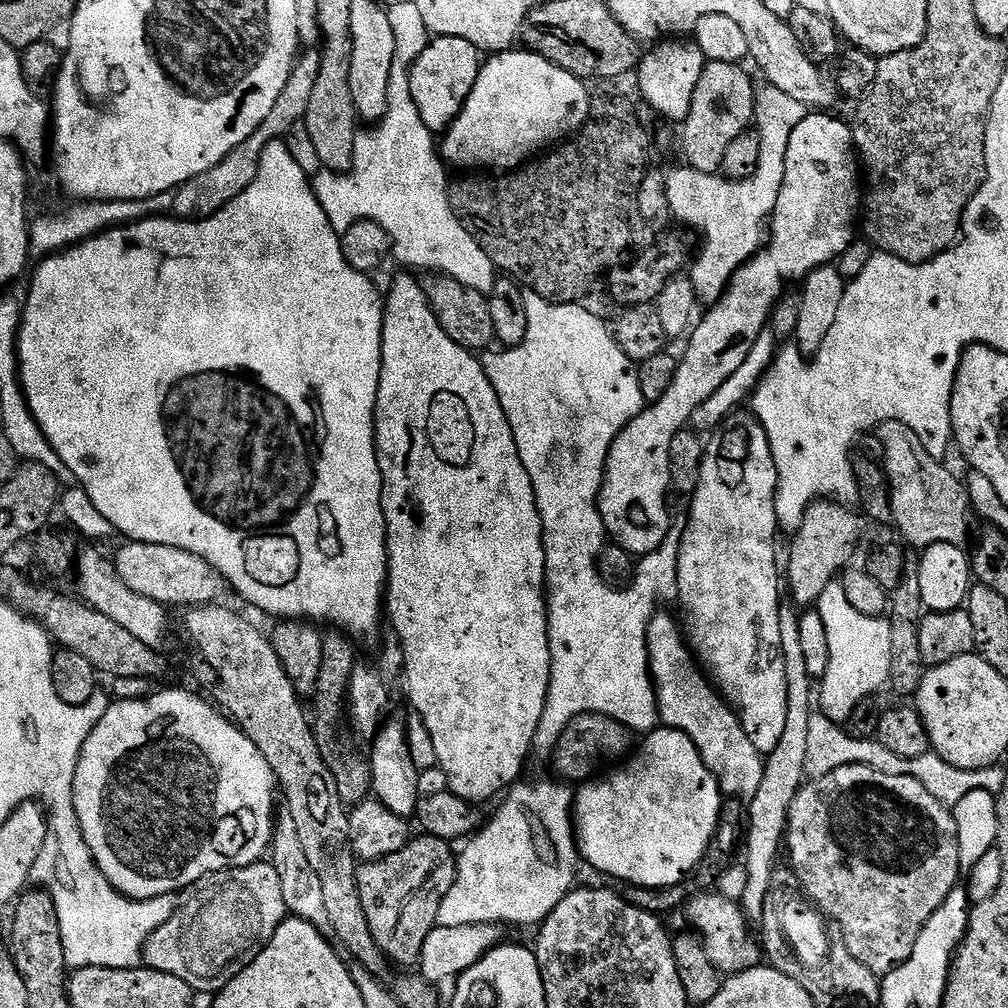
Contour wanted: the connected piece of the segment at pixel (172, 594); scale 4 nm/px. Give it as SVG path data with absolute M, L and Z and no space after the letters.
M133 540L114 556L116 572L138 594L150 598L156 604L171 606L199 606L214 604L226 592L226 581L210 562L190 550L178 550L174 546L162 546Z

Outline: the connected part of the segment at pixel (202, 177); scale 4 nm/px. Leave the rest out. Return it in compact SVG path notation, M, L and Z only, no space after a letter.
M305 47L299 53L296 63L292 65L290 78L286 78L286 86L283 88L282 94L278 94L278 102L274 102L274 106L270 109L270 114L266 114L262 126L258 126L258 130L254 130L254 134L250 134L250 138L246 138L246 142L242 142L242 146L230 150L230 154L226 154L226 158L222 158L222 162L218 162L218 166L210 166L210 170L206 170L206 174L198 174L175 189L176 197L172 212L179 219L205 220L218 214L218 210L222 210L231 200L238 198L238 194L242 194L242 190L246 190L246 186L250 186L250 182L254 182L254 178L258 174L262 150L266 150L266 146L270 146L270 142L287 137L295 124L303 121L306 110L310 106L314 86L318 83L318 70L322 70L319 47L307 48Z

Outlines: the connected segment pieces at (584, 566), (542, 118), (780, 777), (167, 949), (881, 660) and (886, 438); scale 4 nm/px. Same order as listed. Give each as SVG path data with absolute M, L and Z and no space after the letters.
M529 291L527 293L526 303L528 306L528 329L526 330L526 338L524 341L522 341L521 344L508 346L503 350L500 350L504 352L492 352L493 350L485 351L482 356L482 363L484 369L486 370L486 378L490 378L490 382L494 386L494 390L498 394L498 402L502 402L502 410L510 422L510 430L514 434L514 442L518 446L518 454L522 458L522 466L526 466L526 474L530 474L530 482L536 491L536 505L540 511L540 521L544 527L544 579L546 581L546 592L550 597L548 600L548 645L550 646L550 654L552 655L552 669L550 670L550 686L548 687L546 706L542 710L542 722L538 722L538 730L536 731L536 742L534 748L537 753L539 751L551 753L553 749L555 749L557 742L560 741L560 735L564 733L568 723L570 723L571 720L575 718L575 716L581 716L587 712L597 712L599 716L609 716L610 718L614 718L618 722L625 724L628 728L631 728L633 733L636 734L647 734L653 731L653 729L655 729L657 725L660 724L660 711L656 705L656 688L652 685L652 672L650 669L648 669L648 623L651 622L653 616L655 616L658 611L658 605L656 605L656 603L658 603L659 600L675 601L677 599L676 583L678 582L678 558L675 554L669 554L669 556L664 556L665 554L653 554L651 556L643 557L643 559L639 561L638 567L636 569L636 579L634 583L623 590L610 587L609 584L605 584L603 578L600 577L600 573L598 571L598 560L594 555L594 548L592 552L592 516L594 520L594 502L599 501L600 499L600 486L604 483L604 467L608 461L608 451L614 442L614 438L618 433L621 432L622 429L627 426L629 422L633 420L633 418L635 418L640 413L641 409L645 407L646 401L643 394L641 394L641 386L637 378L639 369L637 368L635 361L629 358L627 354L625 354L625 352L623 352L622 349L618 346L618 342L616 341L615 336L612 335L611 327L609 327L607 323L603 324L603 322L600 321L594 313L587 312L587 310L584 308L579 308L581 306L579 303L573 302L571 304L554 304L551 300L542 299L538 293L533 291Z
M527 50L516 51L492 54L483 61L470 98L466 98L462 110L456 116L456 121L442 136L444 139L442 156L451 167L453 164L456 168L515 170L529 163L533 157L543 153L549 146L571 137L583 128L590 107L589 85L538 54Z
M784 602L780 605L780 617L778 618L778 630L782 630L782 658L786 662L786 726L782 733L782 739L779 740L778 746L767 753L764 762L764 773L762 774L762 783L758 786L758 794L751 800L746 812L746 844L748 840L748 849L743 849L742 863L746 874L746 892L742 901L742 907L745 916L749 921L756 922L764 915L766 906L766 894L770 890L770 878L776 873L778 861L776 855L781 855L782 845L786 840L788 831L788 815L790 806L798 794L800 785L805 783L806 777L806 745L808 731L810 730L810 718L814 714L814 677L810 674L810 669L806 667L806 657L802 650L802 630L800 629L801 613L797 605L791 602Z
M270 862L212 872L203 876L183 897L180 909L172 915L170 922L158 926L158 930L148 937L142 960L149 968L174 974L174 978L182 978L182 982L192 987L193 993L215 994L226 987L267 946L288 915L286 898L282 896L282 881L278 878L278 870L274 870Z
M843 583L826 586L818 611L826 622L826 638L830 638L830 671L822 678L818 688L818 708L823 715L837 722L848 722L852 711L867 696L872 696L880 687L889 683L891 674L891 626L879 616L858 614L850 602L846 602Z
M891 420L875 429L874 436L880 439L884 447L884 460L882 467L888 480L888 489L892 497L892 519L895 526L900 527L900 532L909 540L909 545L923 550L932 544L959 544L967 545L968 540L968 508L970 512L970 497L965 485L956 481L956 476L941 461L935 460L926 450L922 438L897 420Z

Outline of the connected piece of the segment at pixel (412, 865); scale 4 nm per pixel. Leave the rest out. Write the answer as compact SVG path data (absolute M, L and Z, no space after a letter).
M427 834L409 839L408 845L398 854L390 854L381 860L369 860L361 863L356 869L358 874L358 894L362 898L362 910L366 910L366 922L370 922L370 932L374 942L378 942L380 951L389 961L401 964L401 969L408 970L419 965L422 946L426 938L438 926L438 910L442 910L442 902L446 894L450 894L450 886L456 881L457 853L452 853L453 845L446 840L439 840Z

